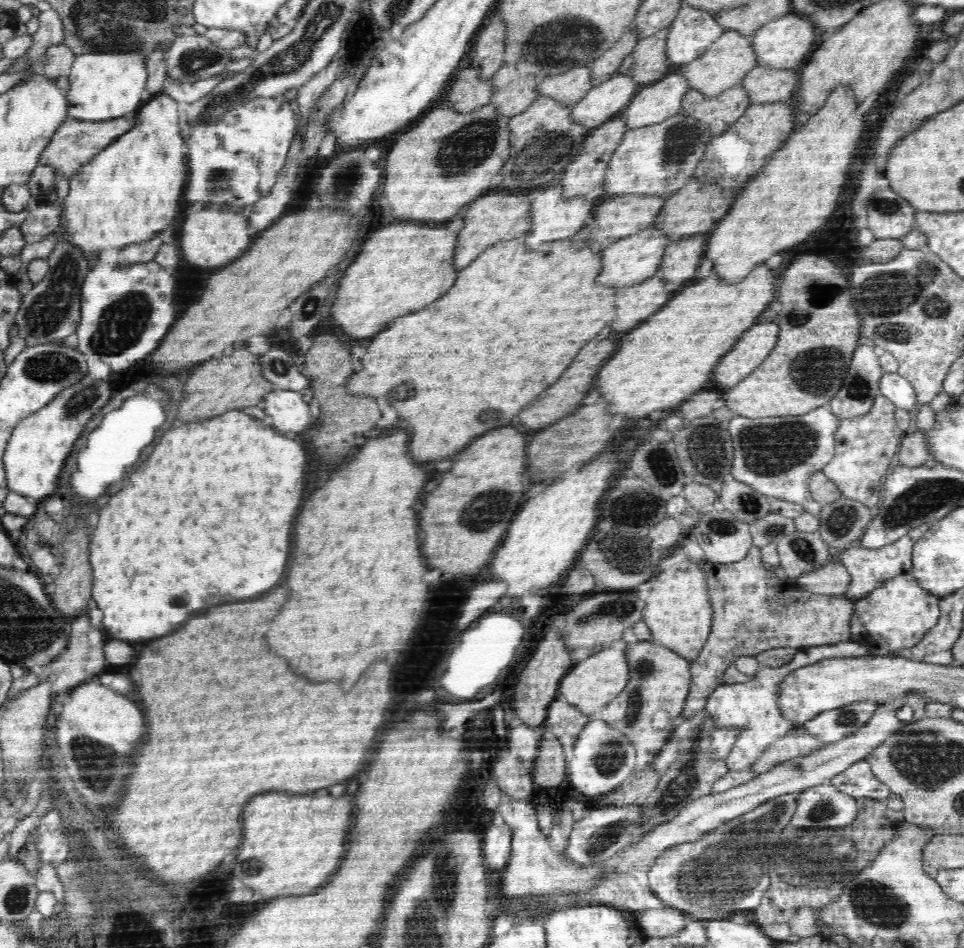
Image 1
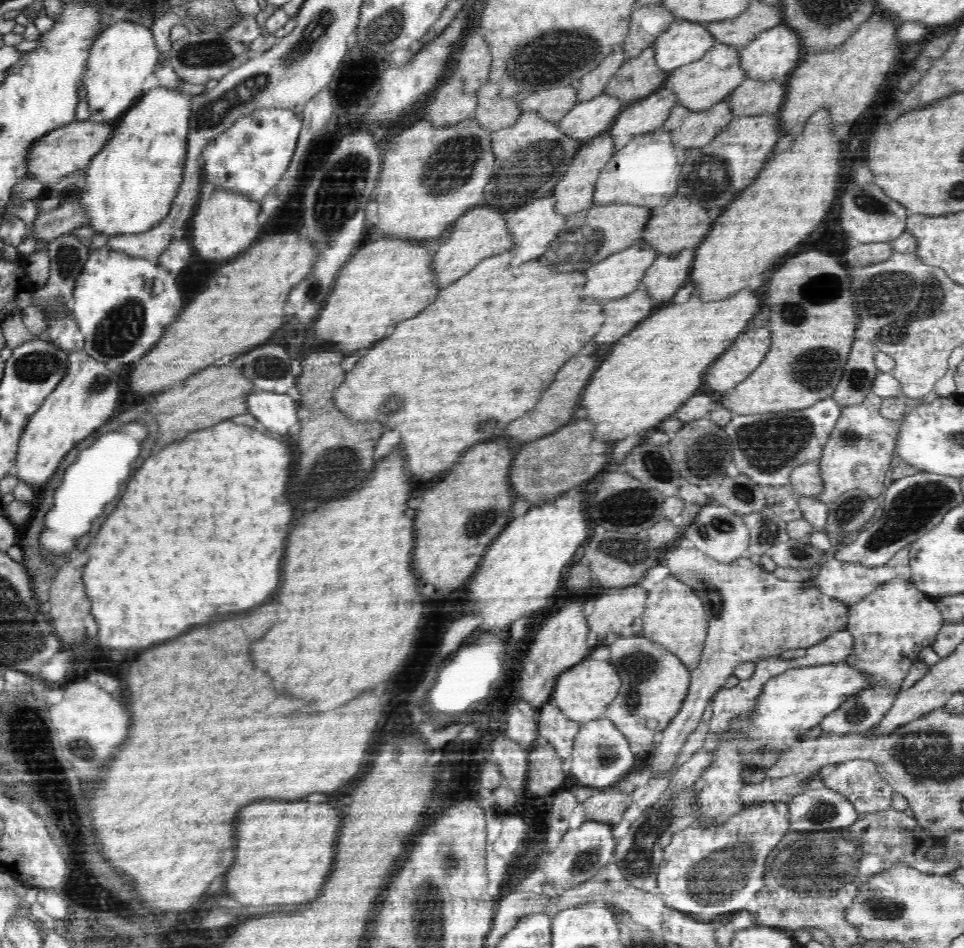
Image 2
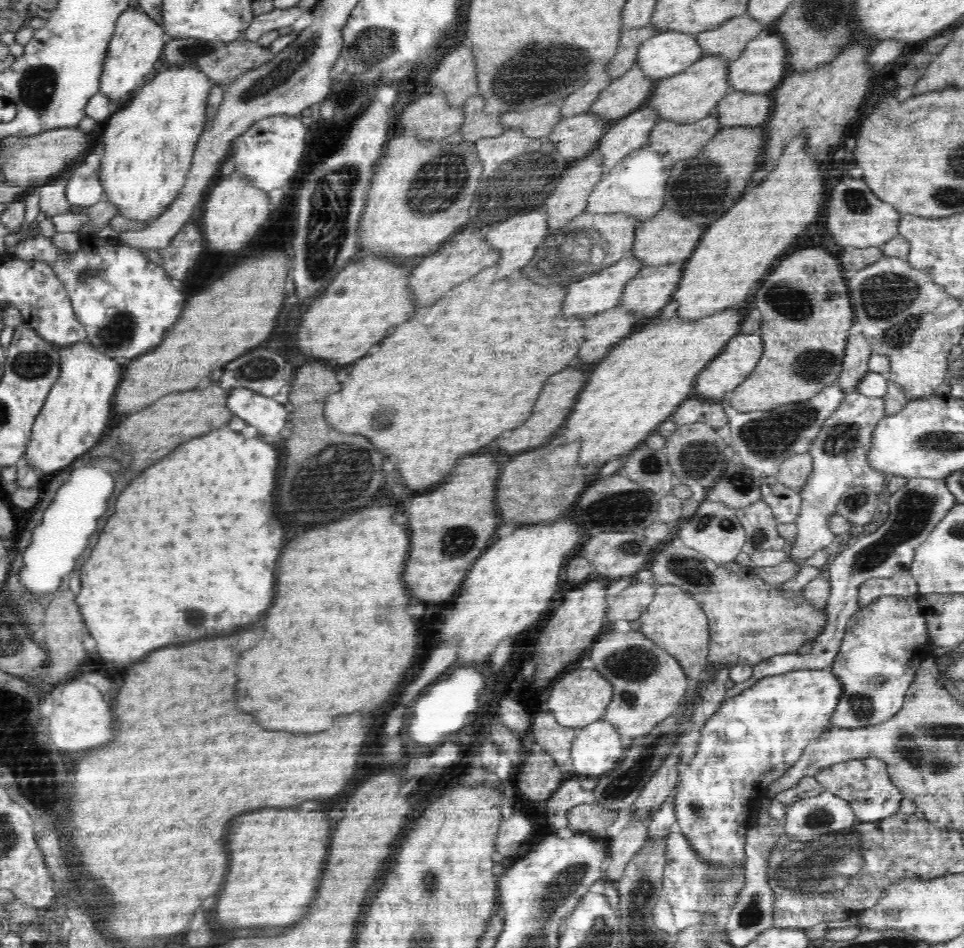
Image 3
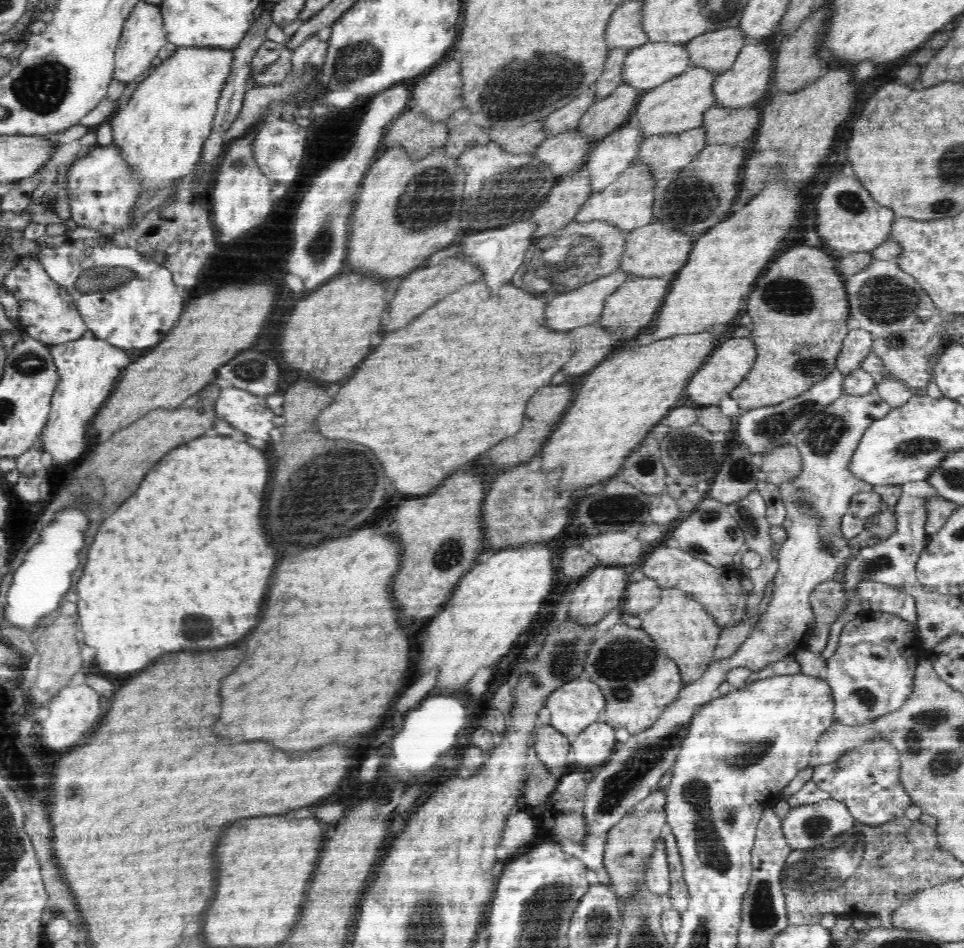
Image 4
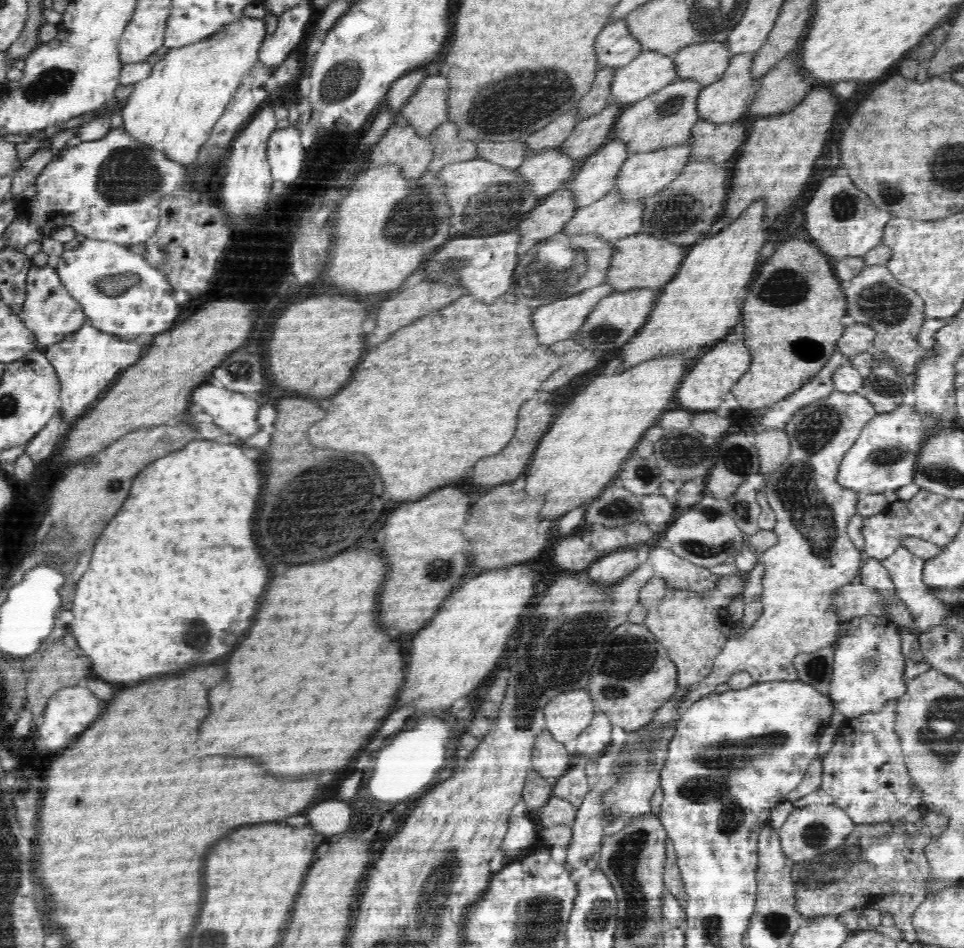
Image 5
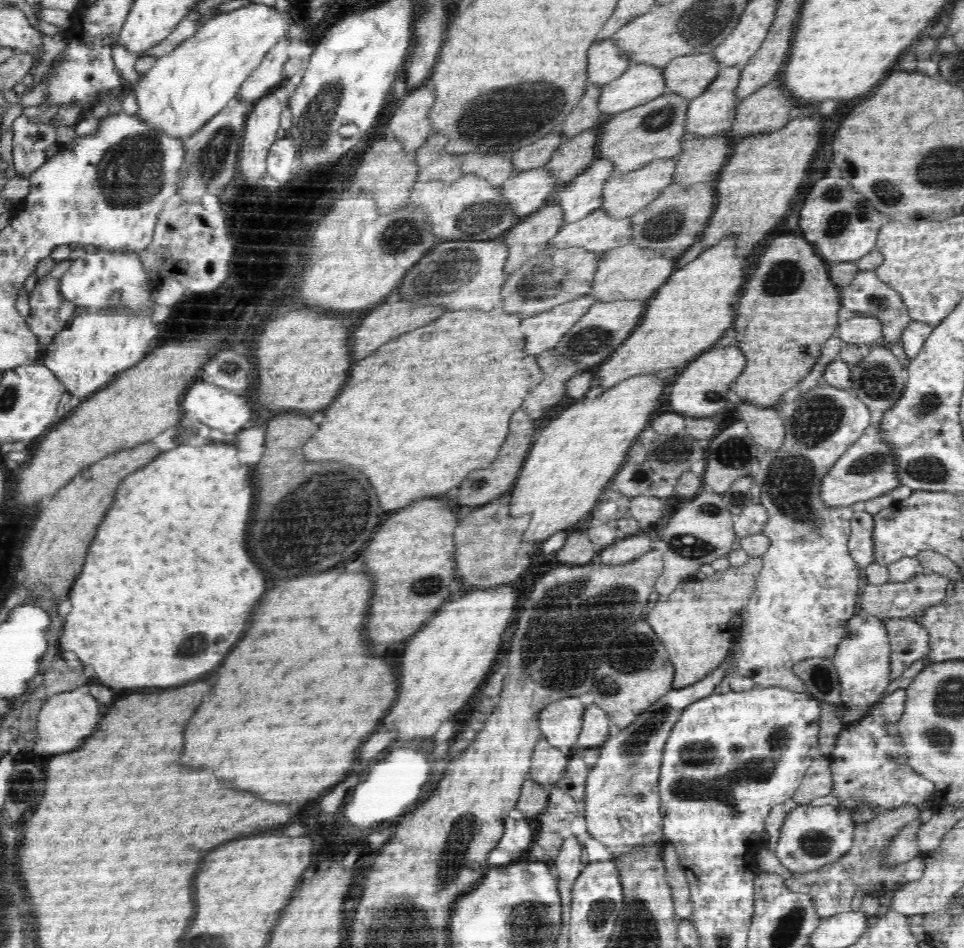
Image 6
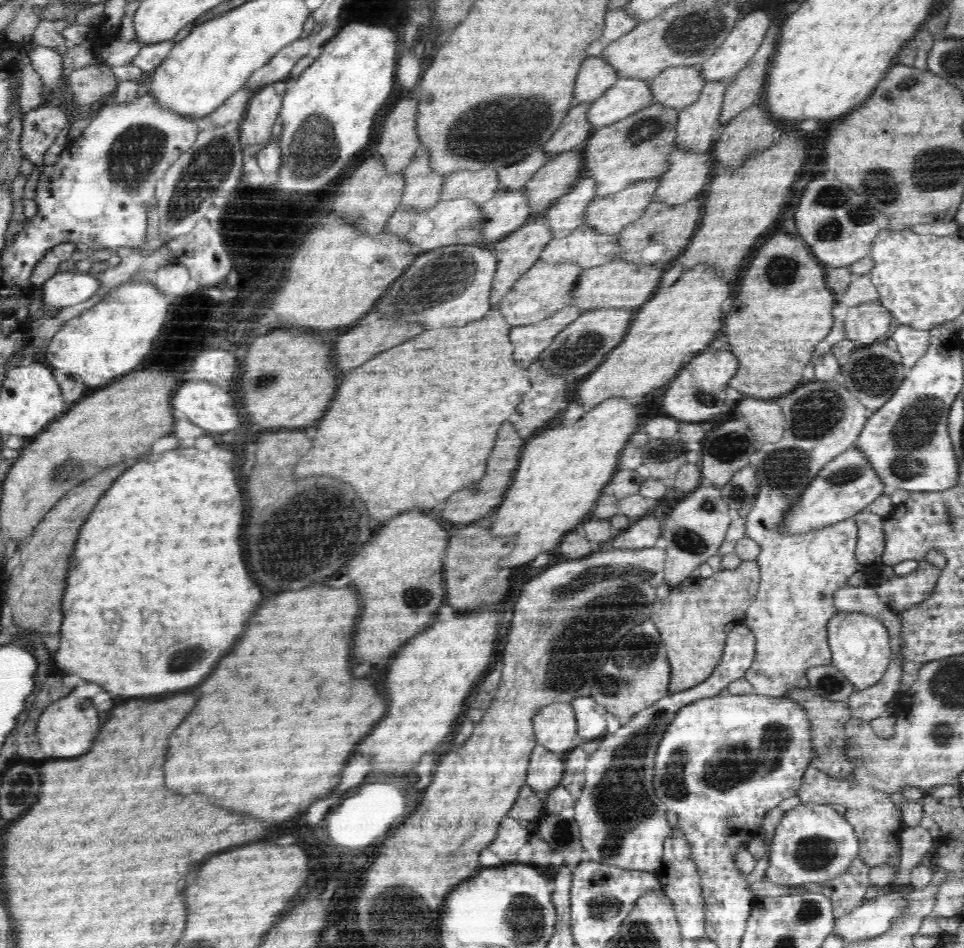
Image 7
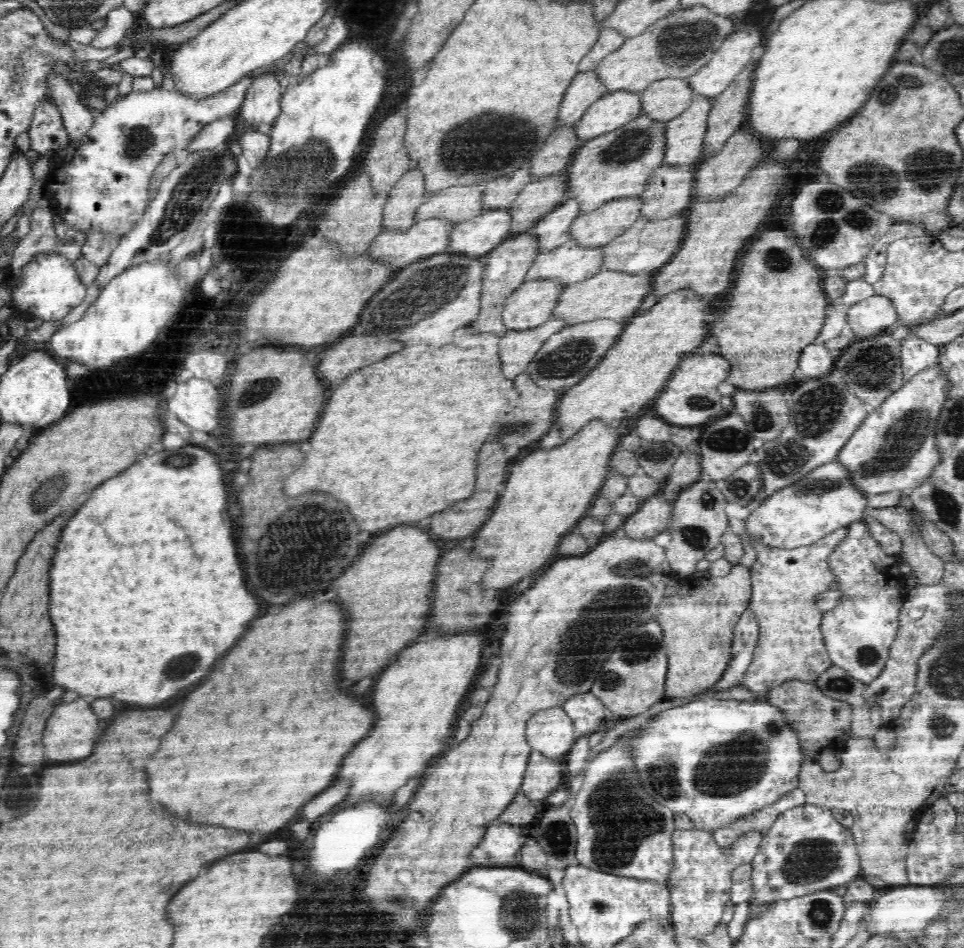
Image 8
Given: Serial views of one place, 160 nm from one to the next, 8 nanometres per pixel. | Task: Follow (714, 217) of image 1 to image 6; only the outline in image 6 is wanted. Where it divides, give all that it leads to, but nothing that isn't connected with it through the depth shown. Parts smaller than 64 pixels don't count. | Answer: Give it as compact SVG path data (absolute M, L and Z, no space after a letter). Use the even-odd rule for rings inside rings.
M631 242L618 246L601 254L589 294L598 302L612 302L618 299L647 301L678 269L677 259L676 256L656 254L648 248L634 246Z

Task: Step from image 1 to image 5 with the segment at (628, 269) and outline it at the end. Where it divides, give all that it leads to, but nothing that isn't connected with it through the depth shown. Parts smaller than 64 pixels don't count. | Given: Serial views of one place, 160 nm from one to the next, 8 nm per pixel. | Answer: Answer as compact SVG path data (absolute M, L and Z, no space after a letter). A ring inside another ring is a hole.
M604 283L558 300L554 304L540 306L532 316L538 342L542 346L548 346L572 338L573 333L585 323L592 309L602 298L612 293L613 288Z

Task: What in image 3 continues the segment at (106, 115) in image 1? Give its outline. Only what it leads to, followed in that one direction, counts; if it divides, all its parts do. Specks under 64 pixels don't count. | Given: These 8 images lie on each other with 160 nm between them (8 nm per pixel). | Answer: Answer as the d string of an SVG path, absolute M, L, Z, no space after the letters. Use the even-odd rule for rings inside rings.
M126 10L118 16L114 34L110 38L104 62L103 74L100 80L100 93L110 98L112 103L124 104L132 92L136 92L136 84L154 70L154 64L163 54L163 27L152 20L143 10Z

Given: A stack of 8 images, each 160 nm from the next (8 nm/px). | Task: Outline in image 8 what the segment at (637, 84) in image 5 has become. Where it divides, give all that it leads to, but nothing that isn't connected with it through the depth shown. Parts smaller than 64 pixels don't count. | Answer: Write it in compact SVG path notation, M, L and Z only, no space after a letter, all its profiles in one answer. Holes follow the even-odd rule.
M616 91L605 94L589 106L577 122L575 131L580 142L612 132L642 114L638 92Z

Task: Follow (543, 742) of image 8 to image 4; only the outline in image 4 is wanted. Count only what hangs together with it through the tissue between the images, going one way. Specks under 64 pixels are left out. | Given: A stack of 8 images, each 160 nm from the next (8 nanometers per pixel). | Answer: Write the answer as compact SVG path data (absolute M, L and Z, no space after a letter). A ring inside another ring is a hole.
M580 676L554 690L545 706L550 710L551 725L567 737L574 737L599 721L606 699L597 684Z

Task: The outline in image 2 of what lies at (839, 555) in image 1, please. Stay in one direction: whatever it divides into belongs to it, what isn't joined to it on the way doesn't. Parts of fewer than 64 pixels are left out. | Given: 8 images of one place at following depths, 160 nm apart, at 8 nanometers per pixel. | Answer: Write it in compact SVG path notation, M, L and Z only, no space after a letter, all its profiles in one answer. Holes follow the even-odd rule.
M910 547L904 548L898 555L895 555L884 566L862 566L860 563L842 563L838 559L830 560L816 569L812 579L813 586L816 586L822 594L831 596L838 599L840 602L844 602L846 605L853 605L860 602L865 596L868 596L874 589L877 589L880 585L886 584L886 582L893 581L896 578L902 580L909 580L911 578L910 563Z

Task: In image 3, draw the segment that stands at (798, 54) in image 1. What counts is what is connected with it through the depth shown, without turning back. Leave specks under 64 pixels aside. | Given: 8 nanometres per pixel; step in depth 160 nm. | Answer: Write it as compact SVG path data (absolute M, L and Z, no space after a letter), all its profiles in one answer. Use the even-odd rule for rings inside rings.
M768 32L760 33L745 46L745 49L737 59L730 62L727 74L730 92L762 94L774 90L781 84L789 72L787 58L787 48L780 35Z

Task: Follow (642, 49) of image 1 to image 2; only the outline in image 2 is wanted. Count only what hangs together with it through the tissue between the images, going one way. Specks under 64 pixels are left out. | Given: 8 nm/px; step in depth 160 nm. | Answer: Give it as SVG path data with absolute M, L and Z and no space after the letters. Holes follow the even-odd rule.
M648 46L648 48L640 52L636 58L625 61L617 73L608 81L608 84L603 90L603 94L615 96L621 104L628 106L658 91L667 79L668 72L660 70L658 66L656 66L656 63L653 46Z

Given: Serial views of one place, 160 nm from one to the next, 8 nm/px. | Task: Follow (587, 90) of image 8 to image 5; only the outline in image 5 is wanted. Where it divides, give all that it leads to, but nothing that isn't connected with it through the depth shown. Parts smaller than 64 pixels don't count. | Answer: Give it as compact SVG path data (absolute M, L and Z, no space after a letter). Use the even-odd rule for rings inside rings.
M625 18L610 21L596 38L595 55L599 68L622 68L642 51L642 45L629 32Z

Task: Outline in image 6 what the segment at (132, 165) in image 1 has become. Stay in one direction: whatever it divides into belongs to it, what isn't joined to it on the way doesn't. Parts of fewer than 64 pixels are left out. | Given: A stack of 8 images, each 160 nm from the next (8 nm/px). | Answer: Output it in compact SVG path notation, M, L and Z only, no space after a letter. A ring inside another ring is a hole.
M248 4L238 10L219 14L204 21L197 31L181 42L172 52L156 59L153 67L136 84L134 92L139 109L136 115L142 121L154 125L162 133L184 140L201 129L213 116L225 109L262 62L262 58L282 40L294 24L301 23L301 17L288 18L284 11L266 4Z

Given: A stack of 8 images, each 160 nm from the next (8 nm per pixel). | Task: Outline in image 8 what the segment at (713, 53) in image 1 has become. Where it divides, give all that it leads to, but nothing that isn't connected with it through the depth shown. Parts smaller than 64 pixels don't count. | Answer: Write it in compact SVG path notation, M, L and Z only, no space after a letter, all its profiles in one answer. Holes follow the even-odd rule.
M641 114L624 126L583 143L565 170L567 191L563 200L577 198L579 214L586 214L610 200L641 195L653 170L663 164L666 125Z

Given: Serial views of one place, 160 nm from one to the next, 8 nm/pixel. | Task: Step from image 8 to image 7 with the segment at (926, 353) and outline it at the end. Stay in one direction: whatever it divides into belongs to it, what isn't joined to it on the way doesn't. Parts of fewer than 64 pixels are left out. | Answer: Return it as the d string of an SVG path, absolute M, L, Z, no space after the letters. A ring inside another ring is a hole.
M900 324L893 333L892 340L896 342L897 351L902 357L902 364L906 368L912 368L930 344L930 331L916 330L912 326Z

